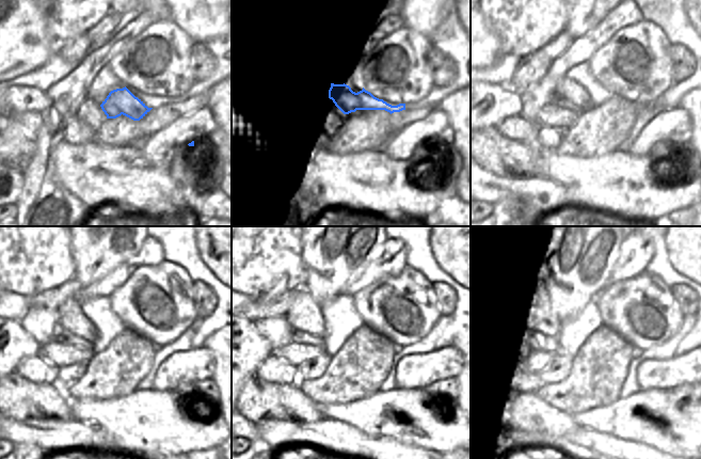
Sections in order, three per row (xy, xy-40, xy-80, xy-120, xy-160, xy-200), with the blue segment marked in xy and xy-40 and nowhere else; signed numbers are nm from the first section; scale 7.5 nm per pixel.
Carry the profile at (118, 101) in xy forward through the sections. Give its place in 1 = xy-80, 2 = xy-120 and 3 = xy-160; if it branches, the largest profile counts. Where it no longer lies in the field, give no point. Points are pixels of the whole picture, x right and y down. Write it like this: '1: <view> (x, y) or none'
1: xy-80 (567, 89)
2: xy-120 (73, 319)
3: xy-160 (304, 313)

